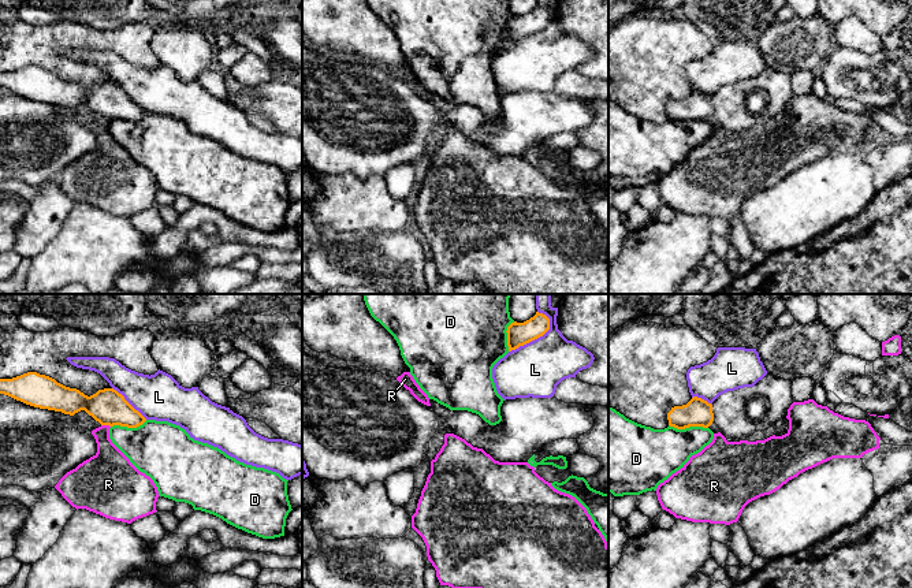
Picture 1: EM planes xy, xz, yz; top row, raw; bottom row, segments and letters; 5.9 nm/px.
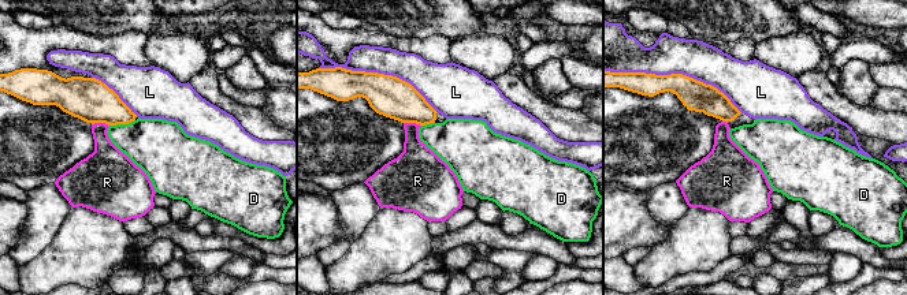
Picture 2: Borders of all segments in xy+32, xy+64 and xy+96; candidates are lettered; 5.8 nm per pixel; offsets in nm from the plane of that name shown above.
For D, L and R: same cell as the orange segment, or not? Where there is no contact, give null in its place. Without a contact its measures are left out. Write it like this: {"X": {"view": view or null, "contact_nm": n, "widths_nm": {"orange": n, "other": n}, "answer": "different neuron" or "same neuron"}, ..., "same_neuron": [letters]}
{"D": {"view": "yz", "contact_nm": 240, "widths_nm": {"orange": 160, "other": 300}, "answer": "different neuron"}, "L": {"view": "xz", "contact_nm": 320, "widths_nm": {"orange": 140, "other": 320}, "answer": "different neuron"}, "R": {"view": "xy", "contact_nm": 60, "widths_nm": {"orange": 200, "other": 220}, "answer": "different neuron"}, "same_neuron": []}

